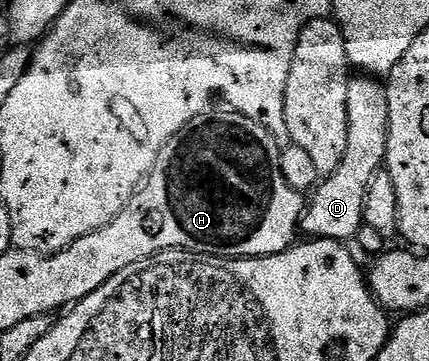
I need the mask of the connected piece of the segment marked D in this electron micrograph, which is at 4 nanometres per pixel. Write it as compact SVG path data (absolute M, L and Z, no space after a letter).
M364 73L350 78L347 89L347 153L343 153L339 169L324 176L308 200L299 224L304 234L306 231L306 236L338 241L356 240L357 230L365 221L367 189L385 165L388 136L389 110L385 83Z

